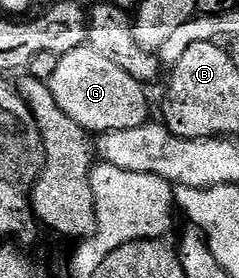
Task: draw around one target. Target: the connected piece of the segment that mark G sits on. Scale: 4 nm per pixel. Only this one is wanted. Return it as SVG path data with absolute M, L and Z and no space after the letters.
M85 44L82 48L74 48L74 52L59 55L55 62L52 78L47 79L50 92L54 92L58 108L83 130L99 136L111 130L138 128L149 121L145 83L134 80L130 72L117 68L111 60L105 60L92 46Z

